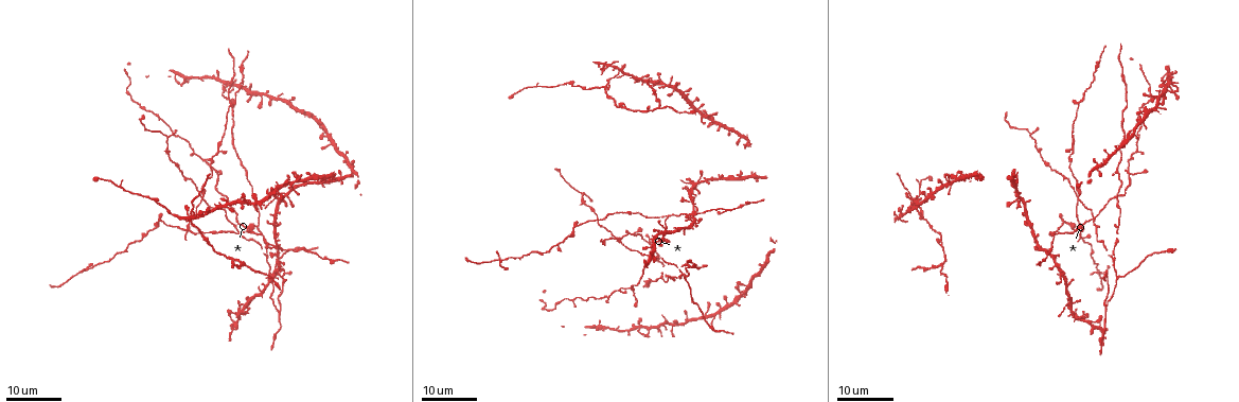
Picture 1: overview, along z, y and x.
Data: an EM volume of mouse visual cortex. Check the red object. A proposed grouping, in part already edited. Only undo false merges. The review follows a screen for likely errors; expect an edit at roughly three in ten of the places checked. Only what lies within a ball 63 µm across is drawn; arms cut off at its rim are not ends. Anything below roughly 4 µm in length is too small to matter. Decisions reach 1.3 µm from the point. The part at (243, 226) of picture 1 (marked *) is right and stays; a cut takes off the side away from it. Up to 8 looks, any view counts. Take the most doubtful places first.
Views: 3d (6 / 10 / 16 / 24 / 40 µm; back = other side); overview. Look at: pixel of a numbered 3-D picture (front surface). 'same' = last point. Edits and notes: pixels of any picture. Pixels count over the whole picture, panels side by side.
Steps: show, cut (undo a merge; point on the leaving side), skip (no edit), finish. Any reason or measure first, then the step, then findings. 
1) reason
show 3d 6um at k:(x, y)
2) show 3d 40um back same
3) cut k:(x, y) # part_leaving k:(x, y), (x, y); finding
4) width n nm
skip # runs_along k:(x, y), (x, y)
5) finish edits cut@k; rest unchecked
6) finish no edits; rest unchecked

side arm on a straight run
show 3d 16um at 1:(1105, 313)

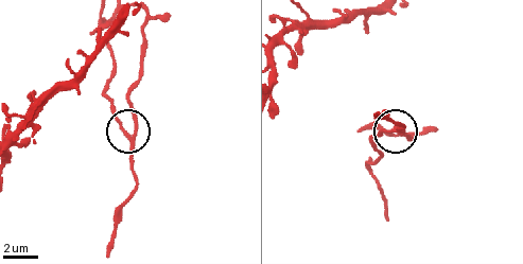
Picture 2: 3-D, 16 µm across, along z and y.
show 3d 6um at 2:(136, 130)

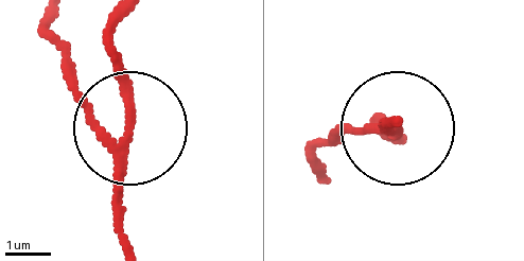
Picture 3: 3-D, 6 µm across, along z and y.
show 3d 6um back at 3:(130, 130)

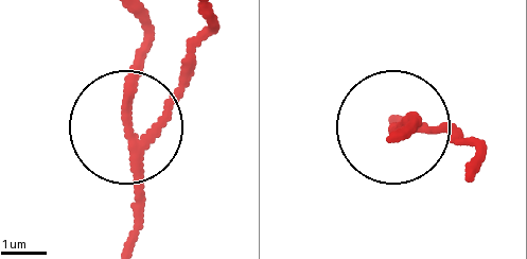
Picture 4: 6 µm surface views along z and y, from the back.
cut 4:(124, 84) # part_leaving 4:(134, 145), (144, 13); two neurons meet here

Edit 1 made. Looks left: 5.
show overview

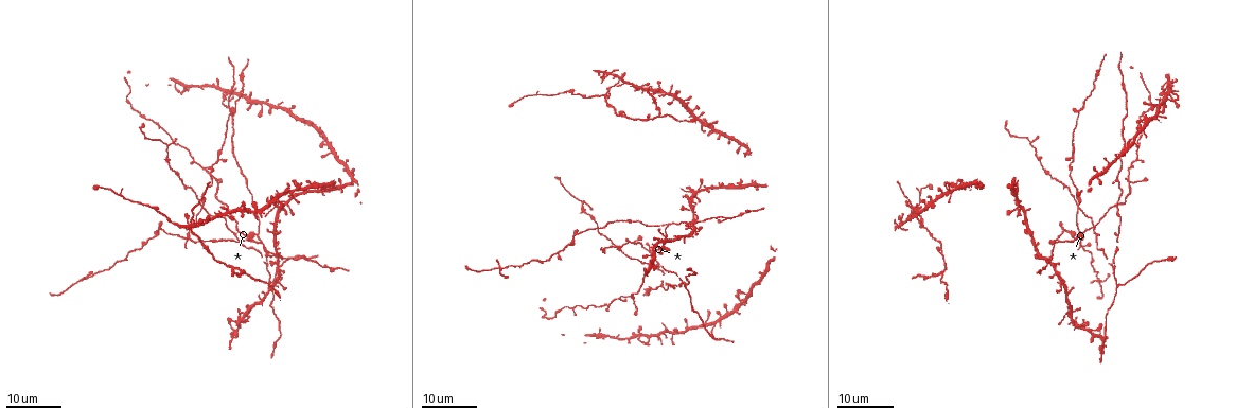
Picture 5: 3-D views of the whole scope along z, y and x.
four or more arms meet
show 3d 24um at 5:(232, 233)

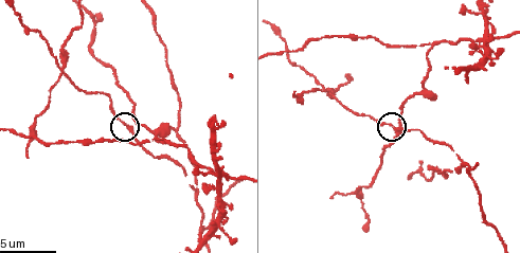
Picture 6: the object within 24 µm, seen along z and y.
closer look
show 3d 6um at 6:(125, 122)

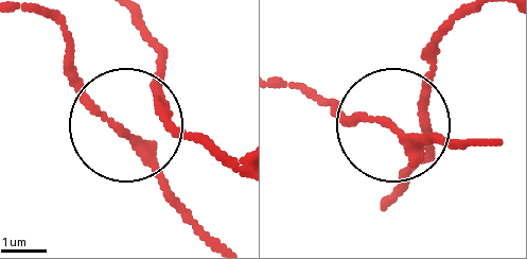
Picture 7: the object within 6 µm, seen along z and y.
arms 4
skip # one neuron here

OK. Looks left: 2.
arms part here
show 3d 16um at 6:(57, 61)

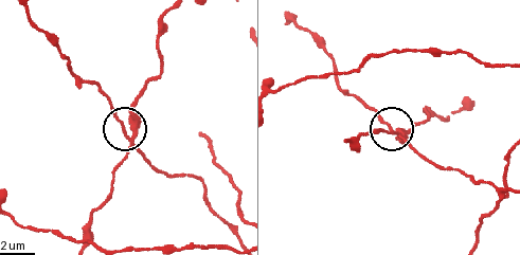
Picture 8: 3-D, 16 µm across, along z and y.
show 3d 16um back at 8:(124, 131)

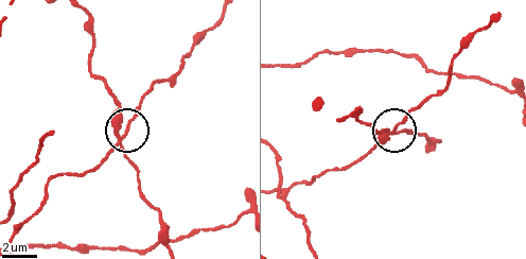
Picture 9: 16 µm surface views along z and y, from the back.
width 230 nm
cut 9:(116, 116) # part_leaving 9:(121, 140), (111, 90), (91, 65), (90, 14); two neurons meet here

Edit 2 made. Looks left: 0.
finish edits cut@4, cut@9; rest unchecked

